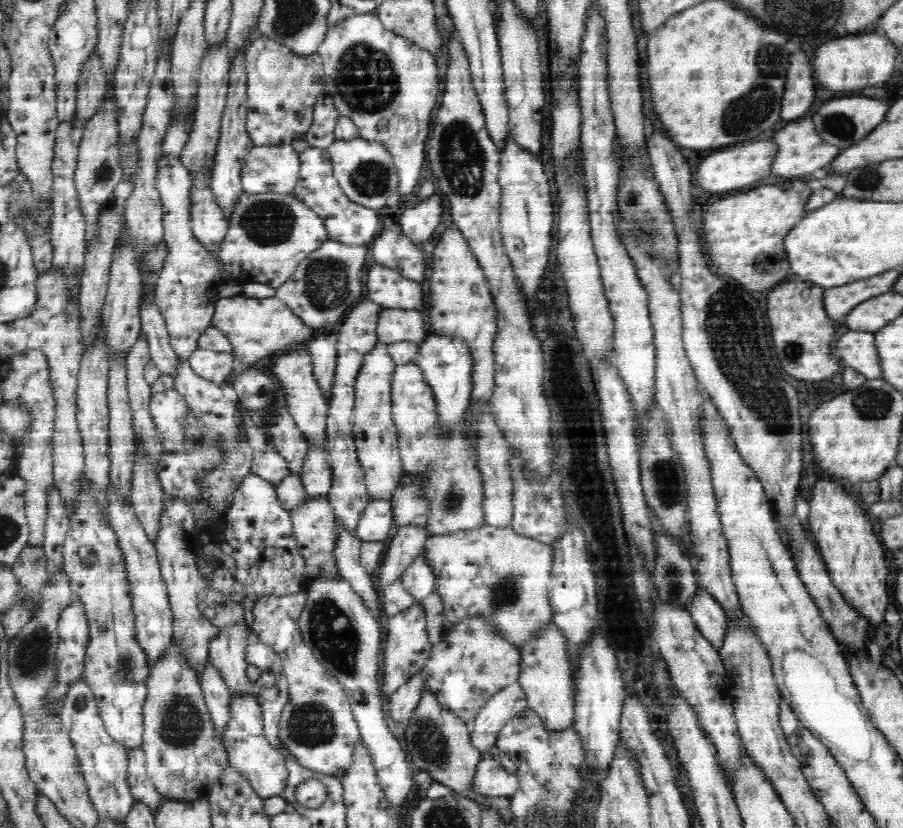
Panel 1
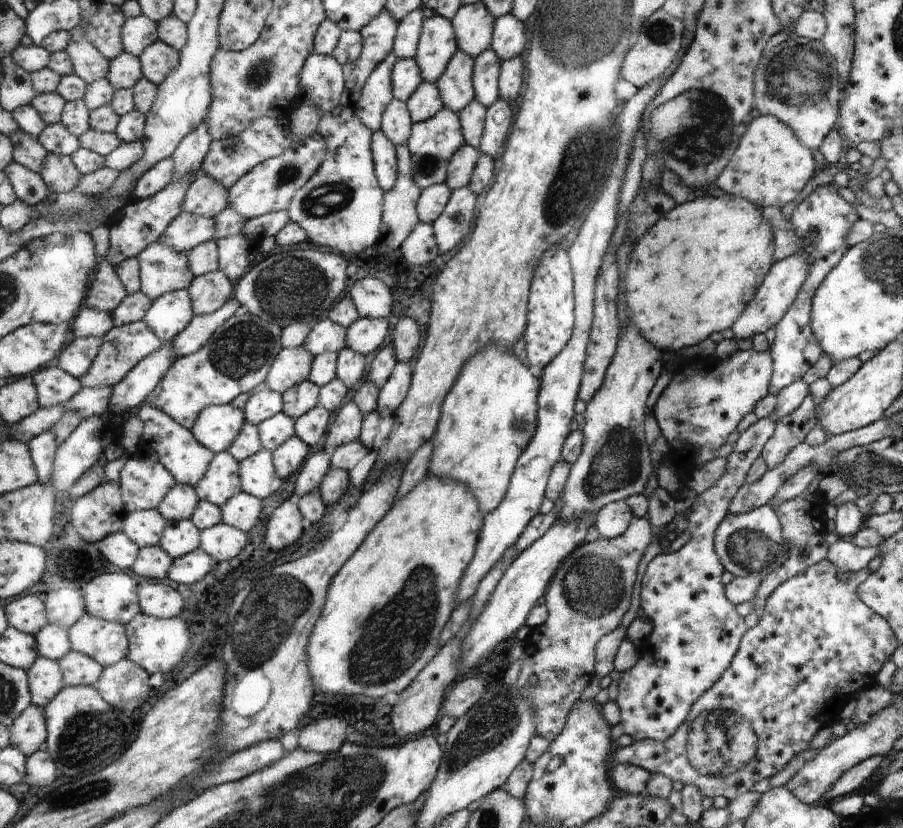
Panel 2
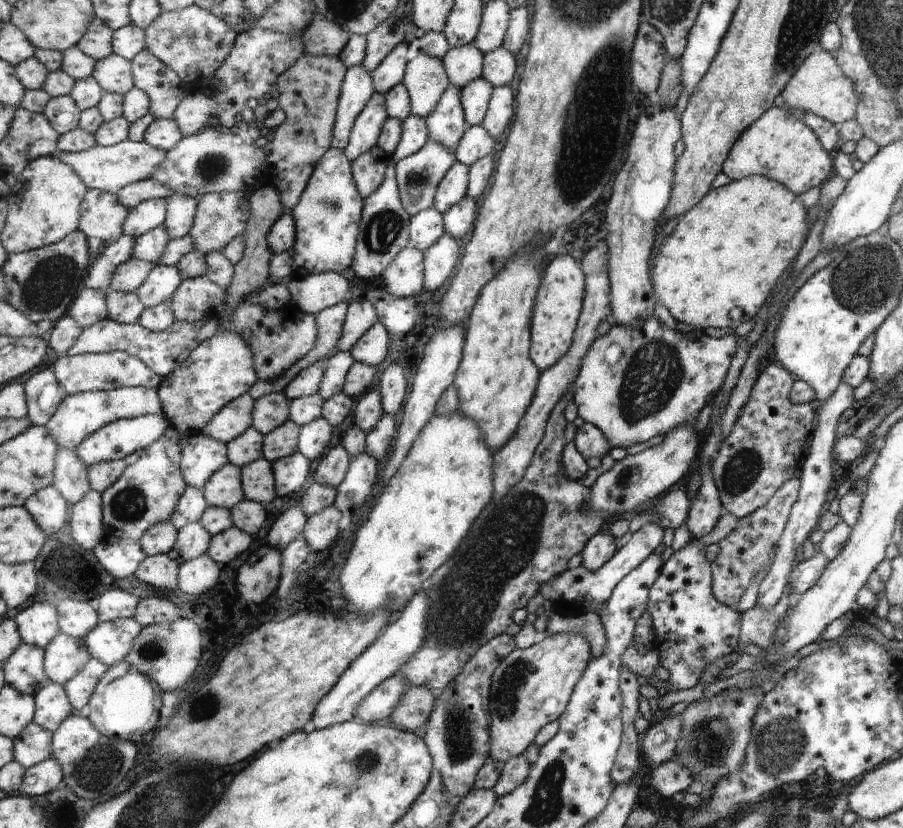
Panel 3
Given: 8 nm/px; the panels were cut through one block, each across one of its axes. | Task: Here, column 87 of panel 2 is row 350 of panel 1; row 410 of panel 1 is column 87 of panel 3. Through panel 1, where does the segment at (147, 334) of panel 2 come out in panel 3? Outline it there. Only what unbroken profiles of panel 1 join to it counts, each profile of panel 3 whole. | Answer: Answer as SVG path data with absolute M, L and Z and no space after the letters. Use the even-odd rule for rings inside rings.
M125 351L99 354L82 354L78 356L60 356L54 365L56 376L68 395L84 392L110 391L121 387L145 387L159 389L165 378L155 372L138 356Z

